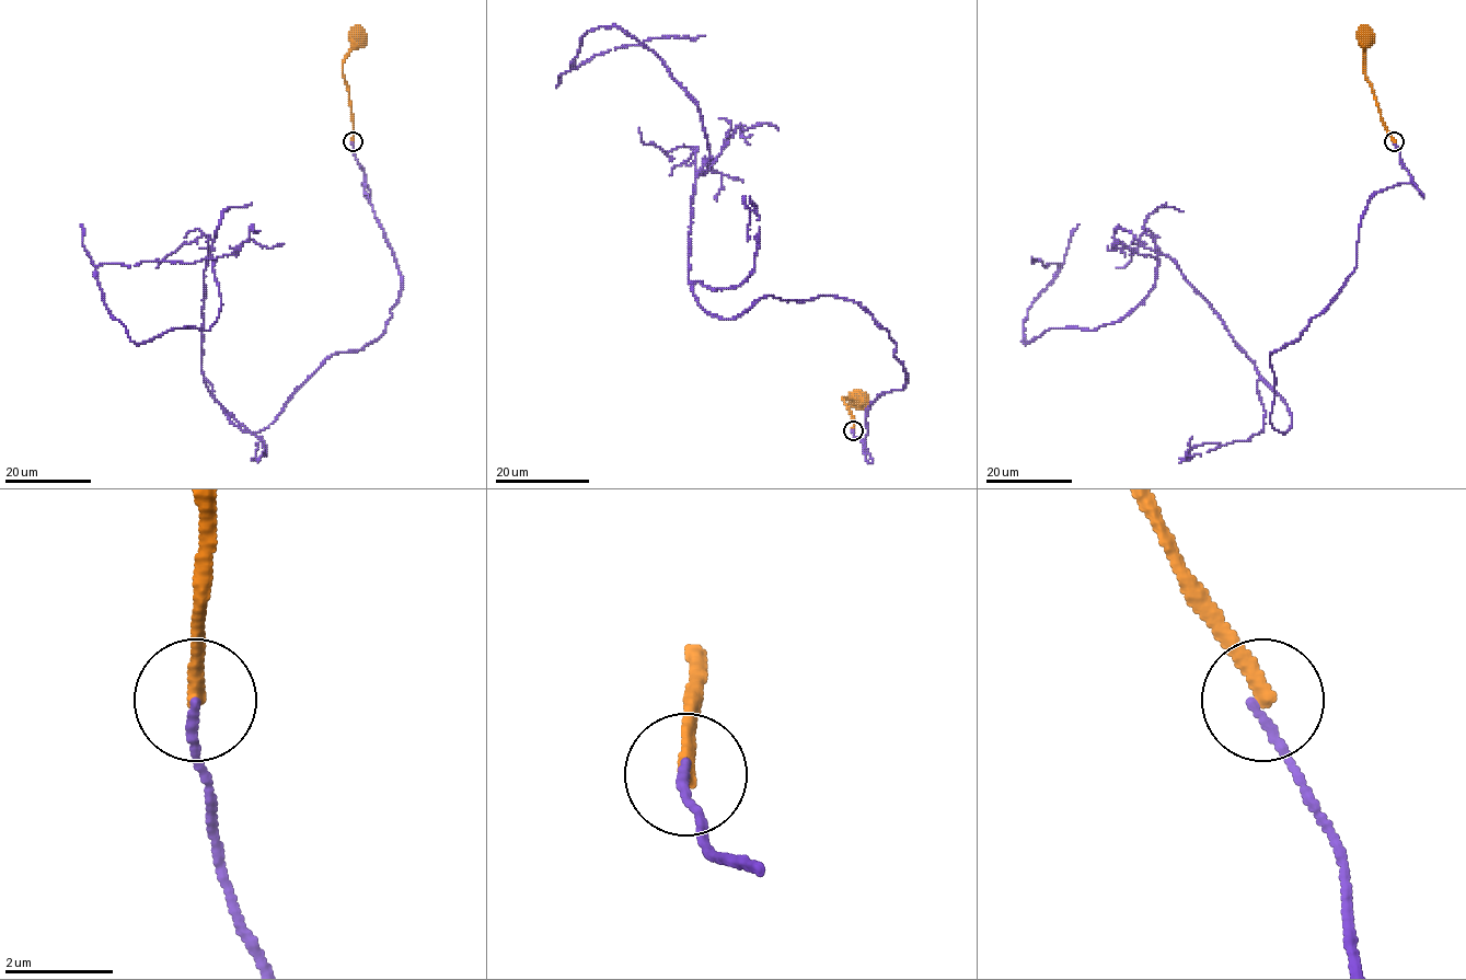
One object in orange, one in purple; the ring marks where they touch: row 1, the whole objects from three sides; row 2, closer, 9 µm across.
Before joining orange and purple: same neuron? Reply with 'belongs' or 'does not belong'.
does not belong

